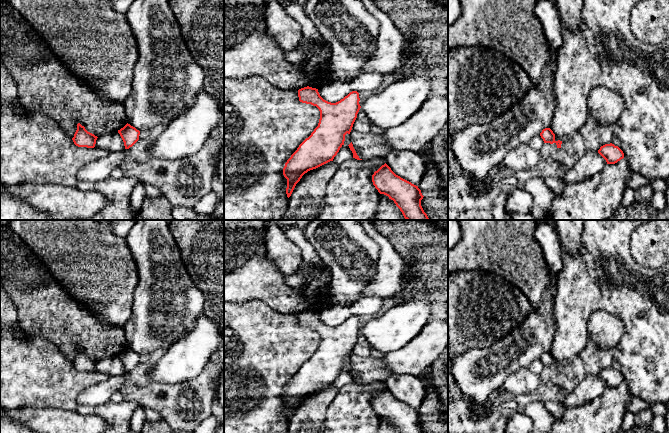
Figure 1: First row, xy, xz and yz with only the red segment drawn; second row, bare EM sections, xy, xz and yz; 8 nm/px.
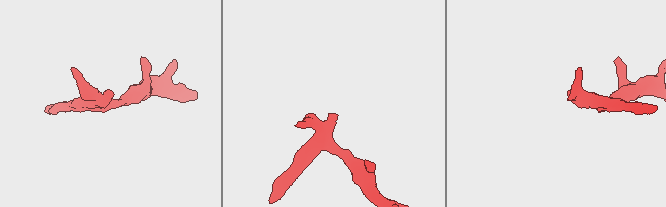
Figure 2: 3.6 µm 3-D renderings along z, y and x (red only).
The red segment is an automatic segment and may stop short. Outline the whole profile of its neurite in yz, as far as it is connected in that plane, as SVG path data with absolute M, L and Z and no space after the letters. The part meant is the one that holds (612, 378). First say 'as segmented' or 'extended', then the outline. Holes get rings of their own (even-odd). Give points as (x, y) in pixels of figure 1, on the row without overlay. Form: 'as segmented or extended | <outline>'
as segmented | M612 367L601 370L598 377L606 384L607 388L615 388L624 382L623 375Z

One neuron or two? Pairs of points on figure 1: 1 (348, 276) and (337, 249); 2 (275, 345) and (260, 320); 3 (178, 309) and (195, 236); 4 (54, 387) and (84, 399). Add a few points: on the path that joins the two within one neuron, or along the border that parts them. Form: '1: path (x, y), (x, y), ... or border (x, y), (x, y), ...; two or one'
1: path (348, 269), (348, 260), (344, 256); one
2: path (269, 339), (260, 330), (260, 326); one
3: border (178, 248), (189, 276), (200, 290); two
4: border (97, 383), (86, 387), (78, 395), (76, 402); two

